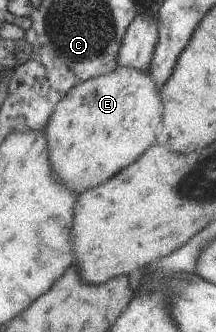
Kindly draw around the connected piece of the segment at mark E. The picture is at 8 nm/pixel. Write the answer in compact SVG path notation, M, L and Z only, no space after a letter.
M115 66L113 71L93 76L74 85L56 104L44 127L47 141L47 159L56 180L79 195L107 181L117 171L135 161L151 144L162 118L163 100L160 88L153 83L148 72L130 67Z

